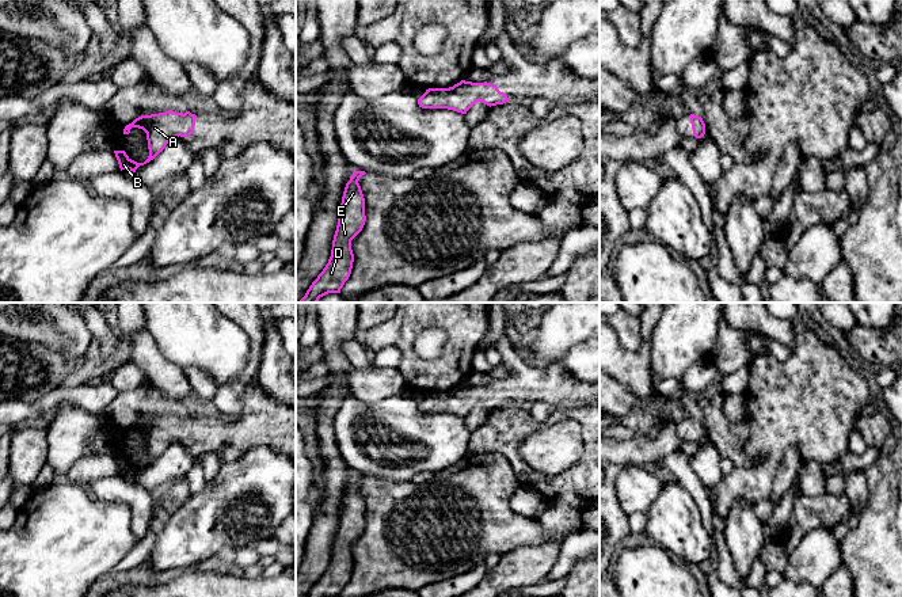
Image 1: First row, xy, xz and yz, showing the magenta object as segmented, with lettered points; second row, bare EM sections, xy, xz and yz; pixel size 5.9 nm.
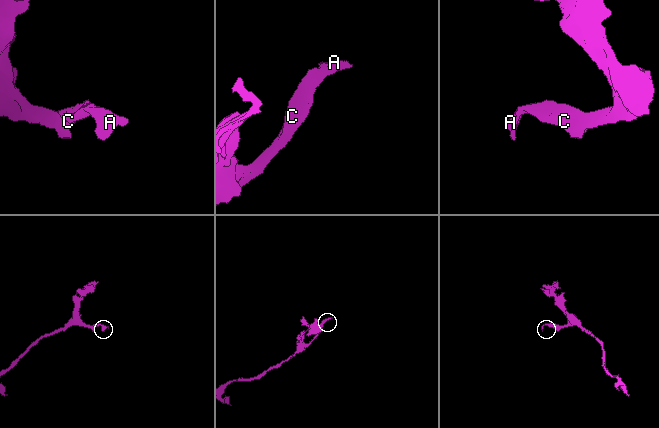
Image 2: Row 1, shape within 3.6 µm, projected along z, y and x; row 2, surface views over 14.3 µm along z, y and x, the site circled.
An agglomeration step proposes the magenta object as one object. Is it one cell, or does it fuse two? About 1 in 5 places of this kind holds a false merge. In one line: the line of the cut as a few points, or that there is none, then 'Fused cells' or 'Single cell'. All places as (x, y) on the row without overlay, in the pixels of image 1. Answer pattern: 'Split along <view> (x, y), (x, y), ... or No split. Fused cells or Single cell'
No split. Single cell

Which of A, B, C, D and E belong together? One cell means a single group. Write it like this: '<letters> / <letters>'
A B C D E

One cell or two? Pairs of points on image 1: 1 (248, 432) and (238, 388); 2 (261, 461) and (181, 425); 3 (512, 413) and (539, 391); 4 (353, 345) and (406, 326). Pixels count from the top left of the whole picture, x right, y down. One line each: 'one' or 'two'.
1: two
2: two
3: two
4: two

